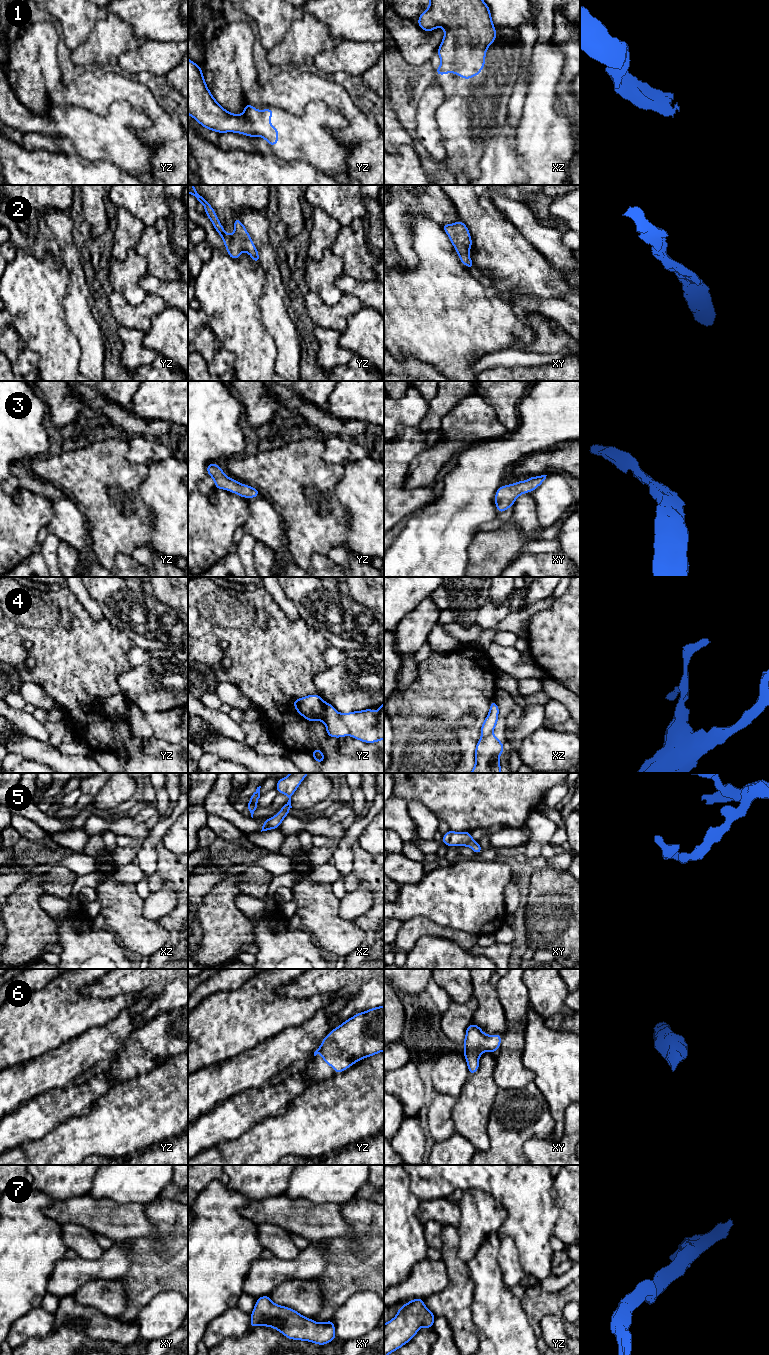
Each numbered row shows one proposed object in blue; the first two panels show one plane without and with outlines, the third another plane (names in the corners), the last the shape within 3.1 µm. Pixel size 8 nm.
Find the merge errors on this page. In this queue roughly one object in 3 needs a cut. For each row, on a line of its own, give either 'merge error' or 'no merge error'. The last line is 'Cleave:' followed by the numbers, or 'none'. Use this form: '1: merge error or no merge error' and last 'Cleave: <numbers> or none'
1: no merge error
2: no merge error
3: no merge error
4: merge error
5: no merge error
6: no merge error
7: no merge error
Cleave: 4

